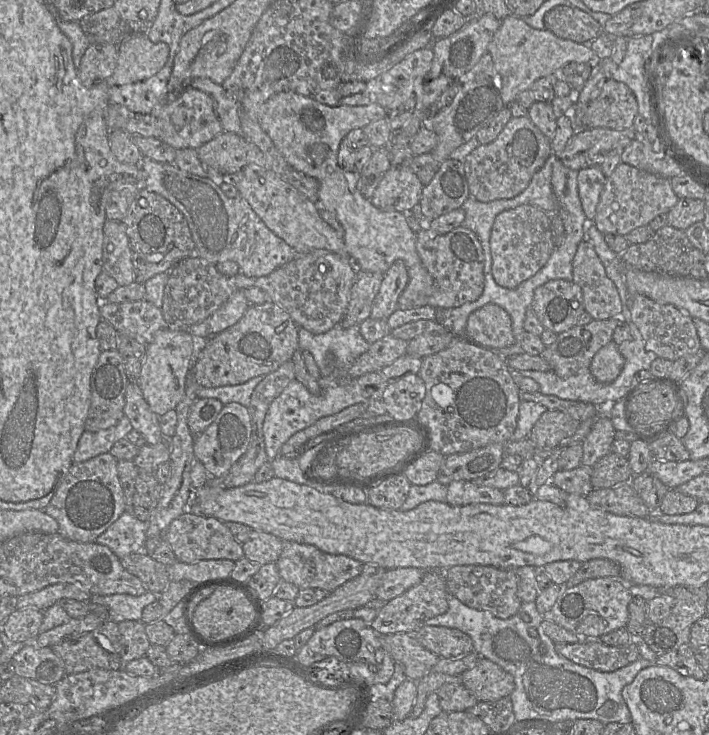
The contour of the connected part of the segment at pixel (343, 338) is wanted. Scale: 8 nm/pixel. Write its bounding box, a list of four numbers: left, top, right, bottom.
[298,323,370,384]

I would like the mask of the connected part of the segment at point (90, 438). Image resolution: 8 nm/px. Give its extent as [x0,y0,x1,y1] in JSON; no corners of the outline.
[73,417,133,463]

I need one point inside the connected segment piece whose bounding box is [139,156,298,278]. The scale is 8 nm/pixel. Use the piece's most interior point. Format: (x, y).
(223, 229)

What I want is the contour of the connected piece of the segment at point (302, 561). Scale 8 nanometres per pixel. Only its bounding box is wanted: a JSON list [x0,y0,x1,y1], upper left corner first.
[275,541,363,593]

